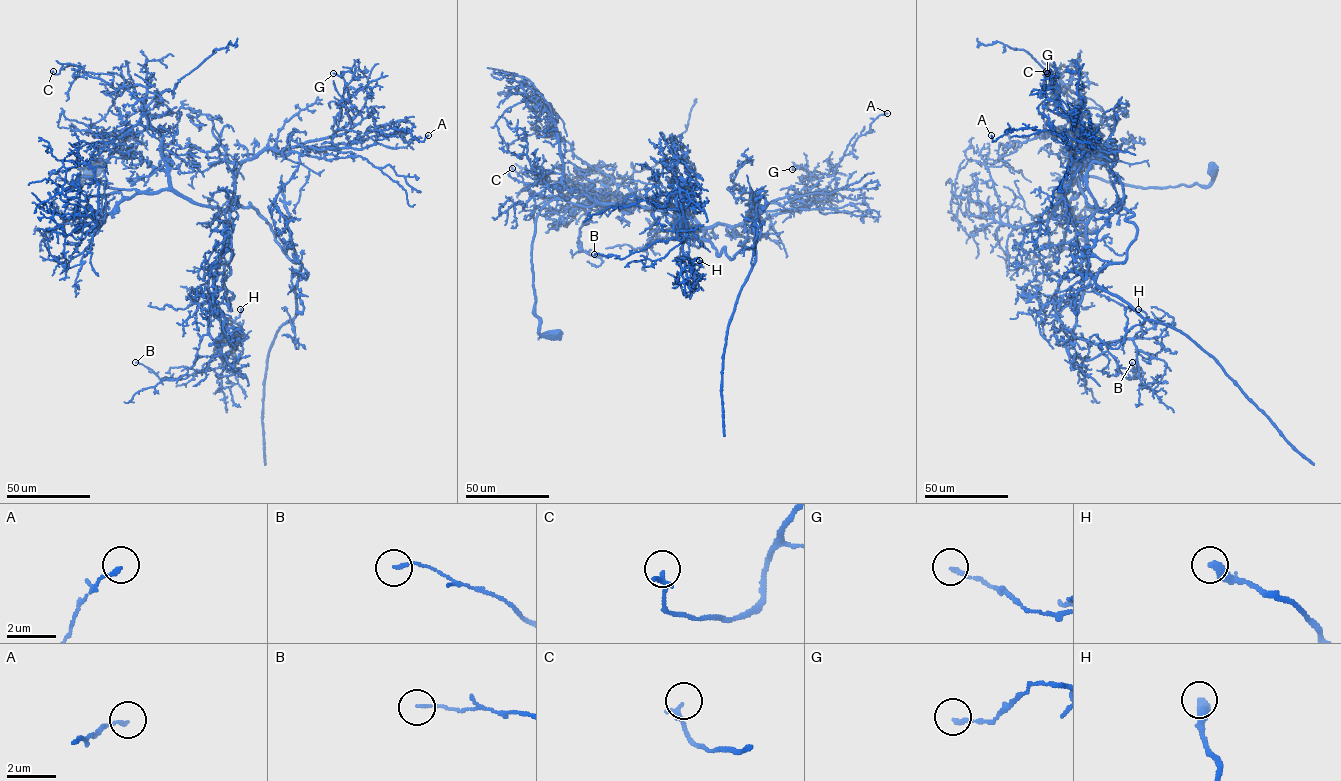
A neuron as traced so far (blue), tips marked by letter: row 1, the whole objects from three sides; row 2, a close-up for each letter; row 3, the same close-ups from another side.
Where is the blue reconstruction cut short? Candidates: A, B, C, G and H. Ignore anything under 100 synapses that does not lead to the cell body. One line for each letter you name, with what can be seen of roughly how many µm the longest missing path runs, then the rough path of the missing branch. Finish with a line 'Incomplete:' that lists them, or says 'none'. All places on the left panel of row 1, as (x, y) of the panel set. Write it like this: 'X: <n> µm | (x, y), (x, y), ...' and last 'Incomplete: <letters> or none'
Incomplete: none

